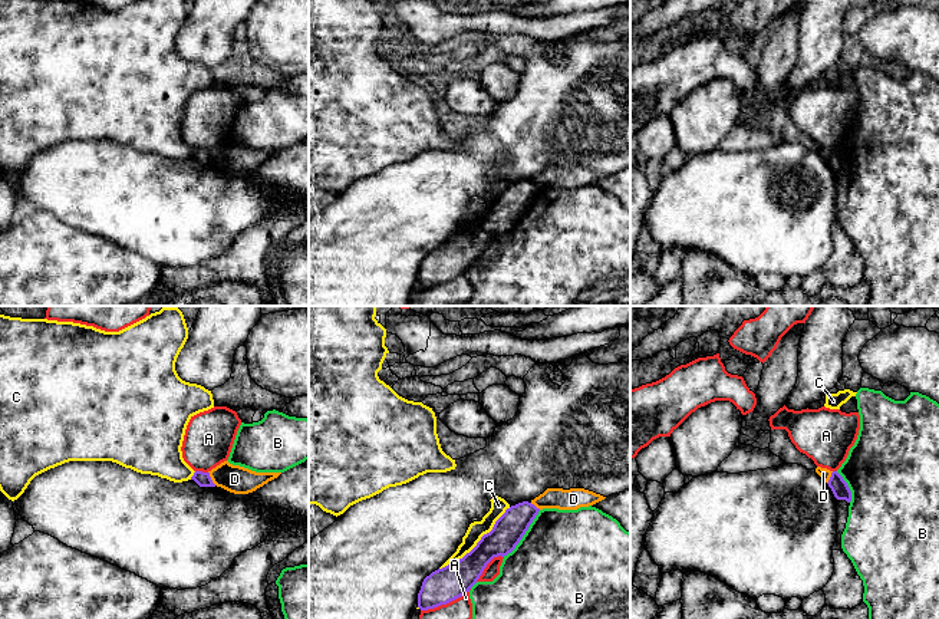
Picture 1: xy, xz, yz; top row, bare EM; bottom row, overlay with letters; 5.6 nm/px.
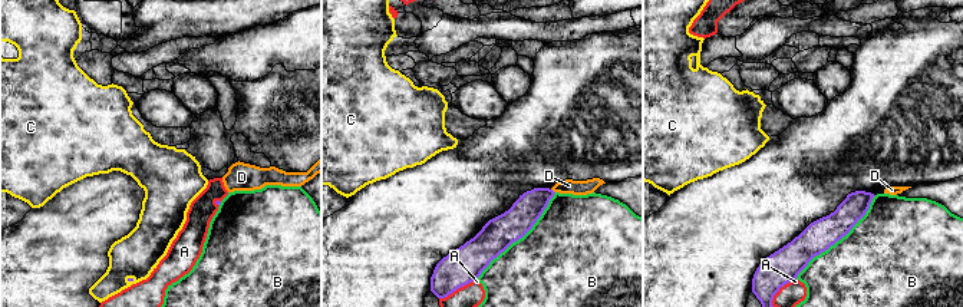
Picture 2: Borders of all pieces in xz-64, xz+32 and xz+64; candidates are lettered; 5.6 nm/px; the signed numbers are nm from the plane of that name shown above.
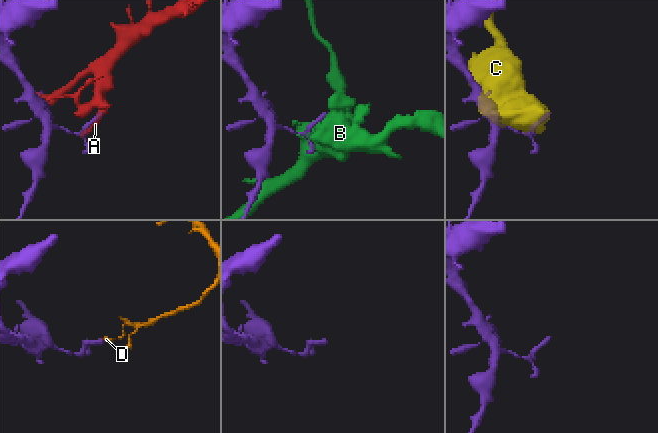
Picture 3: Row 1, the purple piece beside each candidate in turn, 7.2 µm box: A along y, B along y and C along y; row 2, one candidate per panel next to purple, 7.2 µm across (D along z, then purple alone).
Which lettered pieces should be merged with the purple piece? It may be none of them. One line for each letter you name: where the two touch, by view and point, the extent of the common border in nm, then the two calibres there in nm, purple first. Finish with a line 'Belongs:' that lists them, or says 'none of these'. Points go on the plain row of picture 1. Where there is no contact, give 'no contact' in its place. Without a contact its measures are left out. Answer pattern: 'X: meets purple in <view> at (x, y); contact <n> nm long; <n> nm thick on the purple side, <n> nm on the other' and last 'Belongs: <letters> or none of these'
Belongs: none of these

